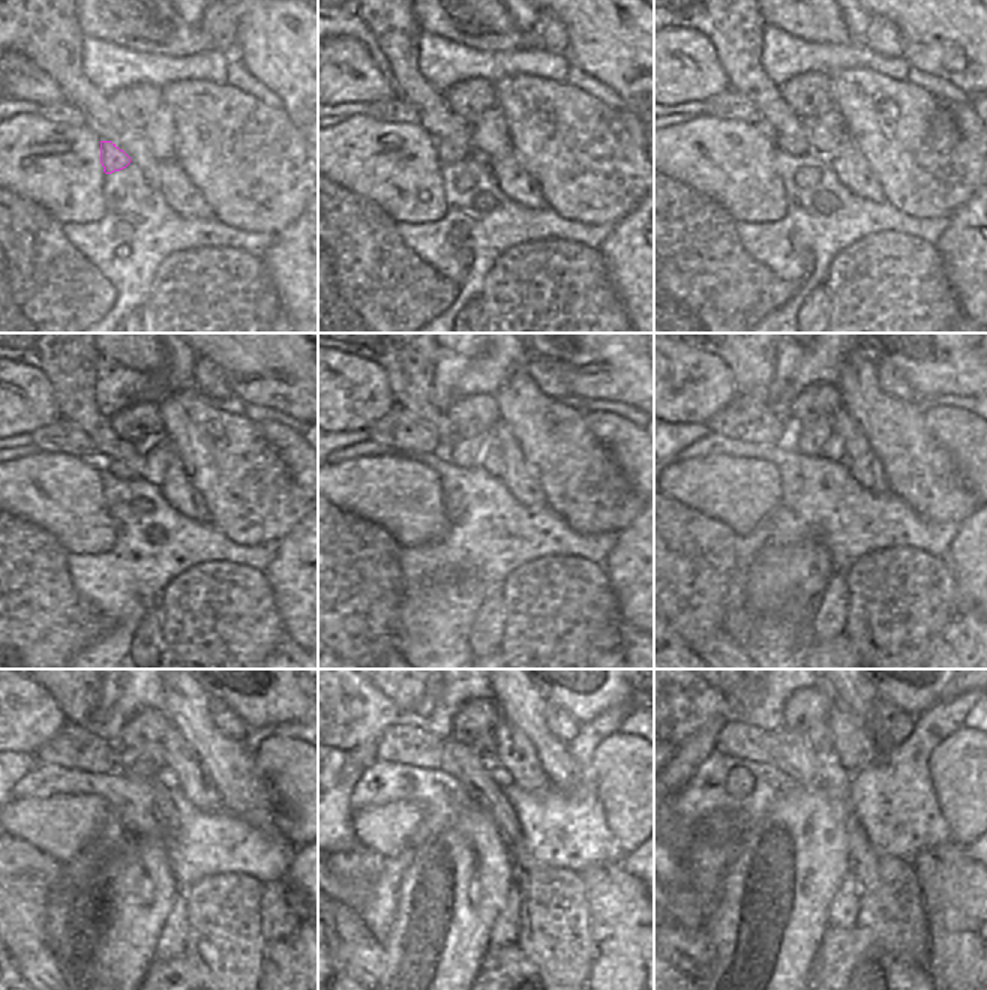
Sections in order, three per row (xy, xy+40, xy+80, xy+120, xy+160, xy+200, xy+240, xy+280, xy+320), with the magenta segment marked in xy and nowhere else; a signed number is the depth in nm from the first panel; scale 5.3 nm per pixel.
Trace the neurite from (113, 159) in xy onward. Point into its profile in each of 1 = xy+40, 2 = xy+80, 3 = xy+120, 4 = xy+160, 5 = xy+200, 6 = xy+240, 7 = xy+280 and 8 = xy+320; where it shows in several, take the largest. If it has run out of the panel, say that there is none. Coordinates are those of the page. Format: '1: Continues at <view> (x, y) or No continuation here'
1: Continues at xy+40 (449, 152)
2: Continues at xy+80 (794, 144)
3: Continues at xy+120 (128, 467)
4: Continues at xy+160 (467, 452)
5: Continues at xy+200 (807, 440)
6: Continues at xy+240 (144, 762)
7: Continues at xy+280 (485, 746)
8: Continues at xy+320 (819, 738).

